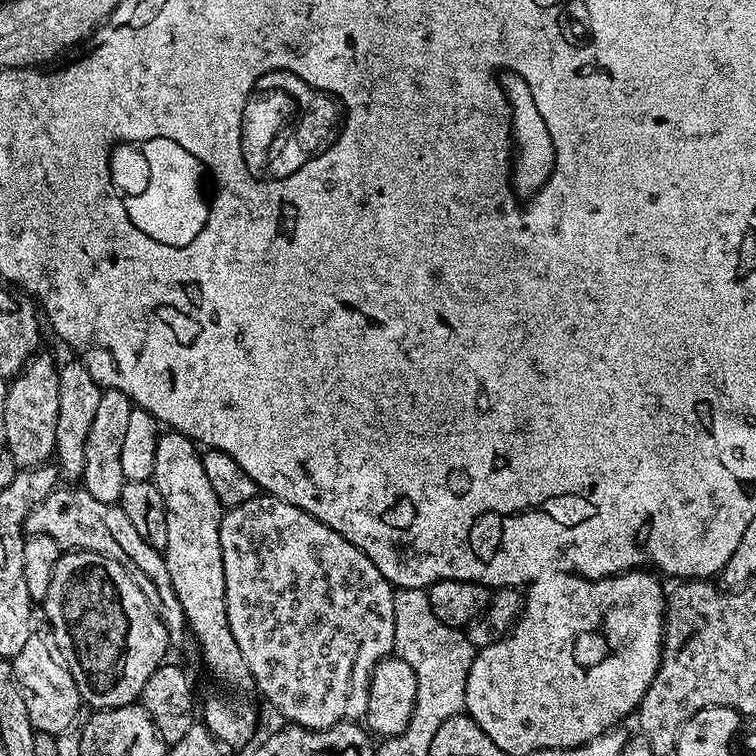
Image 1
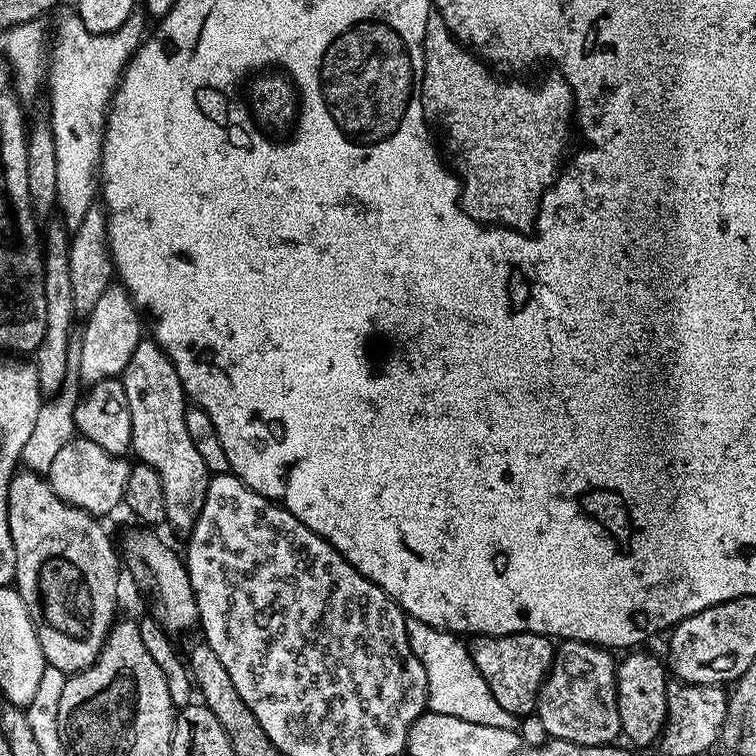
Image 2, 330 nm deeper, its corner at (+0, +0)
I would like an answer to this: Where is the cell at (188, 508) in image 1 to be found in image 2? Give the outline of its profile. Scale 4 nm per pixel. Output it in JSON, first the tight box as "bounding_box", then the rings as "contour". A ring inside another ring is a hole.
{"bounding_box":[122,338,210,534],"contour":[[[151,338],[141,339],[140,345],[130,354],[130,362],[122,374],[126,402],[130,402],[132,447],[135,459],[158,470],[162,478],[162,495],[166,498],[166,524],[174,531],[187,534],[202,514],[210,473],[198,455],[190,434],[186,434],[184,387],[170,362],[170,358]]]}

